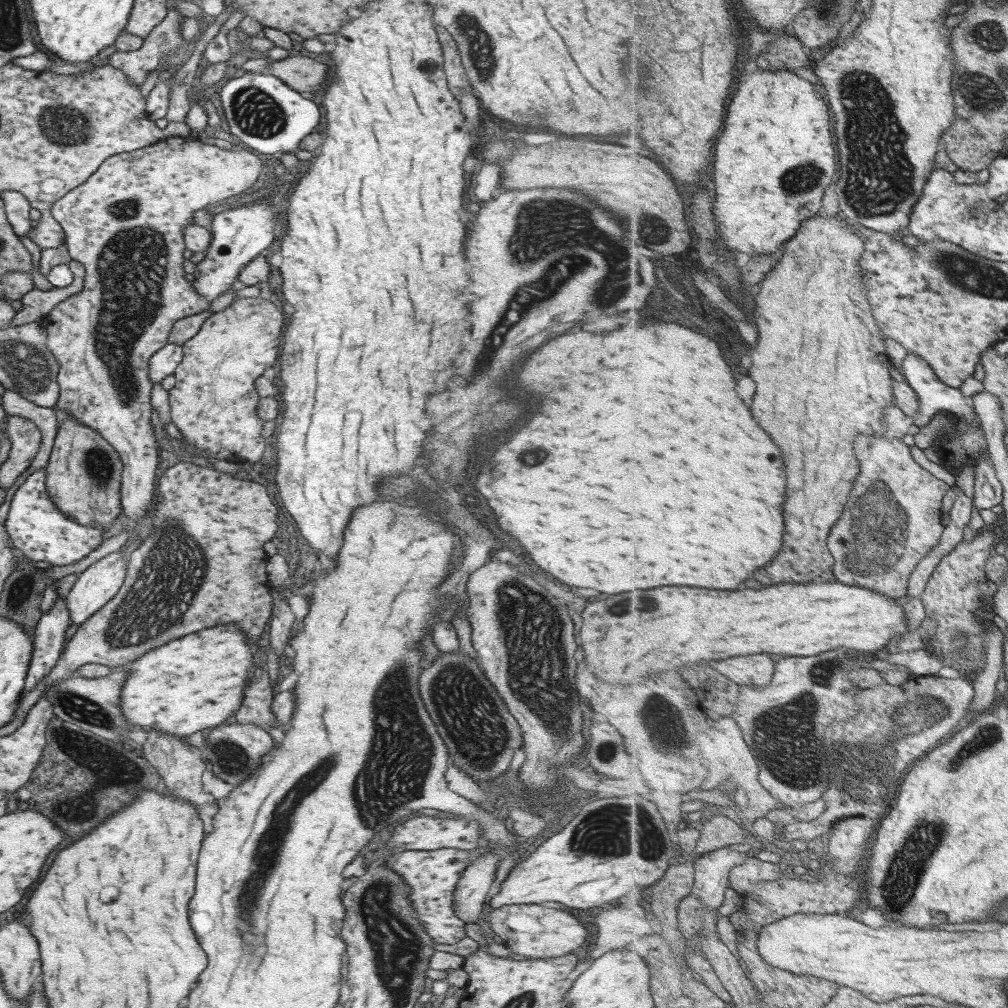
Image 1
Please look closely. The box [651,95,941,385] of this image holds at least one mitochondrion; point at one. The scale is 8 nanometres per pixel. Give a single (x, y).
(795, 185)

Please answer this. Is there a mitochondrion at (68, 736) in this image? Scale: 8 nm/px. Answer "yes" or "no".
yes

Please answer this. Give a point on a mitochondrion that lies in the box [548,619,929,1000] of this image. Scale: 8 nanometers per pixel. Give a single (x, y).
(794, 748)

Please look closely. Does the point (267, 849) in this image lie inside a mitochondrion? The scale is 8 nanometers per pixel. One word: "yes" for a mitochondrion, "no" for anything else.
yes

